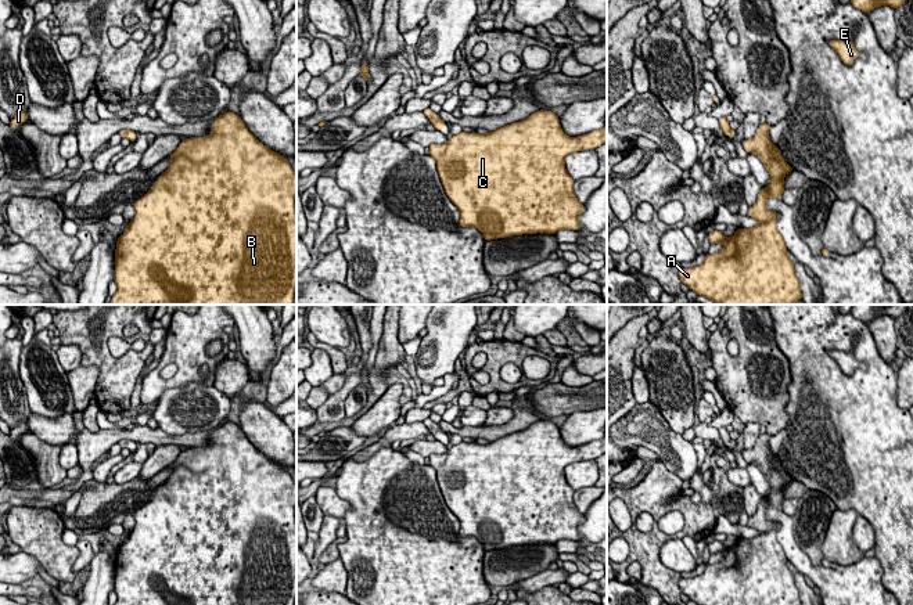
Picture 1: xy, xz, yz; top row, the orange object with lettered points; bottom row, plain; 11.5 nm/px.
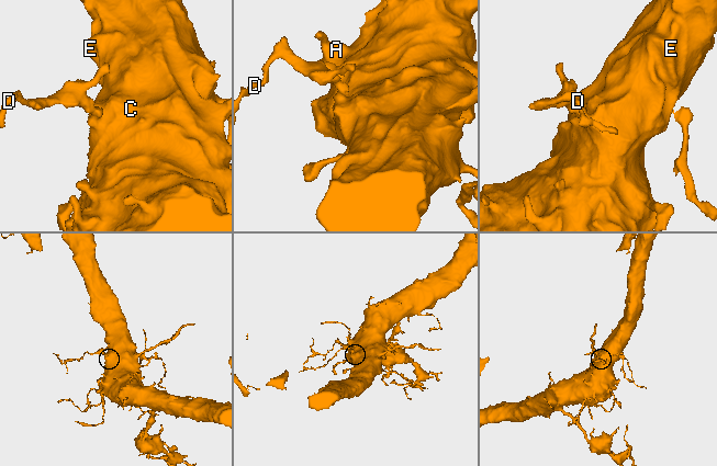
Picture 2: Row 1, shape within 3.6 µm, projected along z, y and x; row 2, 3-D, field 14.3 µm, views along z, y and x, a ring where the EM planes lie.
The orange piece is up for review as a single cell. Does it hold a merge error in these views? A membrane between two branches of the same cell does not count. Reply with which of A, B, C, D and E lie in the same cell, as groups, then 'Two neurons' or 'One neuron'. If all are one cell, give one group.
Groups: A B C D E. One neuron

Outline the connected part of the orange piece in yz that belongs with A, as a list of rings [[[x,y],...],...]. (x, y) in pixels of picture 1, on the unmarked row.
[[[759,435],[756,444],[751,450],[744,450],[743,457],[747,464],[755,462],[766,480],[770,483],[770,491],[766,498],[759,498],[756,512],[748,518],[750,527],[759,532],[752,539],[738,537],[736,544],[726,548],[722,541],[713,540],[708,544],[709,554],[722,552],[725,559],[712,565],[705,565],[701,575],[690,579],[679,579],[679,588],[697,605],[802,605],[799,590],[795,586],[794,573],[790,570],[787,557],[781,544],[777,541],[776,521],[766,519],[766,508],[777,508],[786,500],[783,489],[787,483],[795,480],[781,465],[779,457],[773,455],[769,447],[772,435]]]

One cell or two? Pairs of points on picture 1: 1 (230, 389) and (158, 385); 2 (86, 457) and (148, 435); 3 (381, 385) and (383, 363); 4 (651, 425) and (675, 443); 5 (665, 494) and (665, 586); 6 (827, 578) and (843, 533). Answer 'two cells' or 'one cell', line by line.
1: two cells
2: one cell
3: one cell
4: one cell
5: one cell
6: two cells

